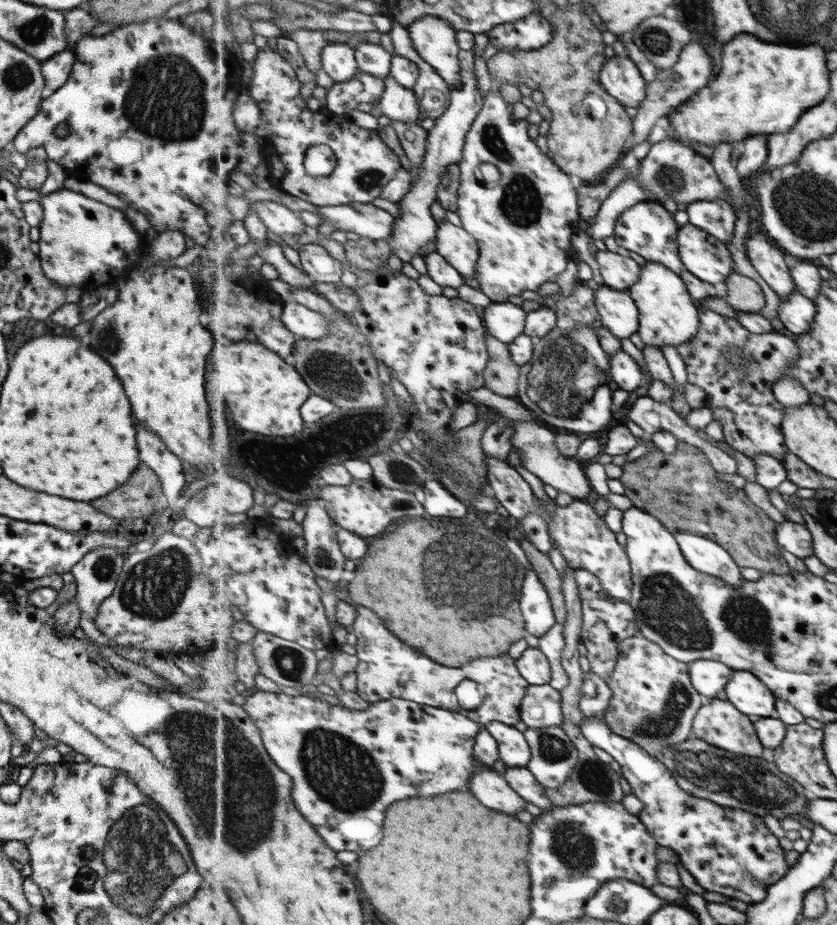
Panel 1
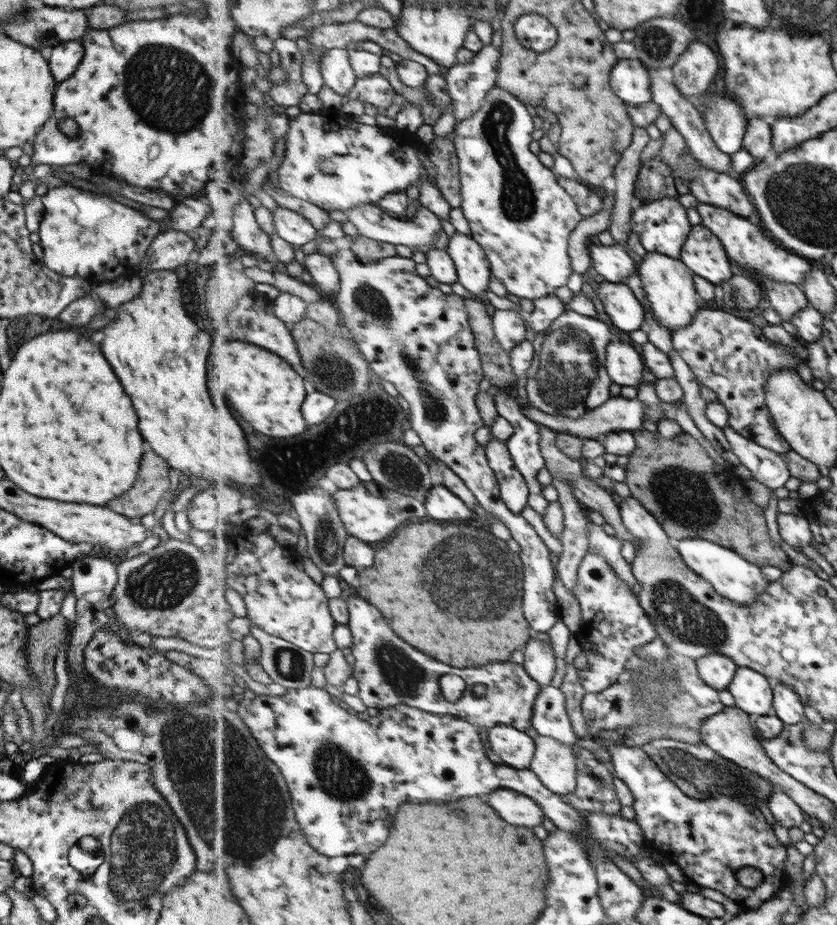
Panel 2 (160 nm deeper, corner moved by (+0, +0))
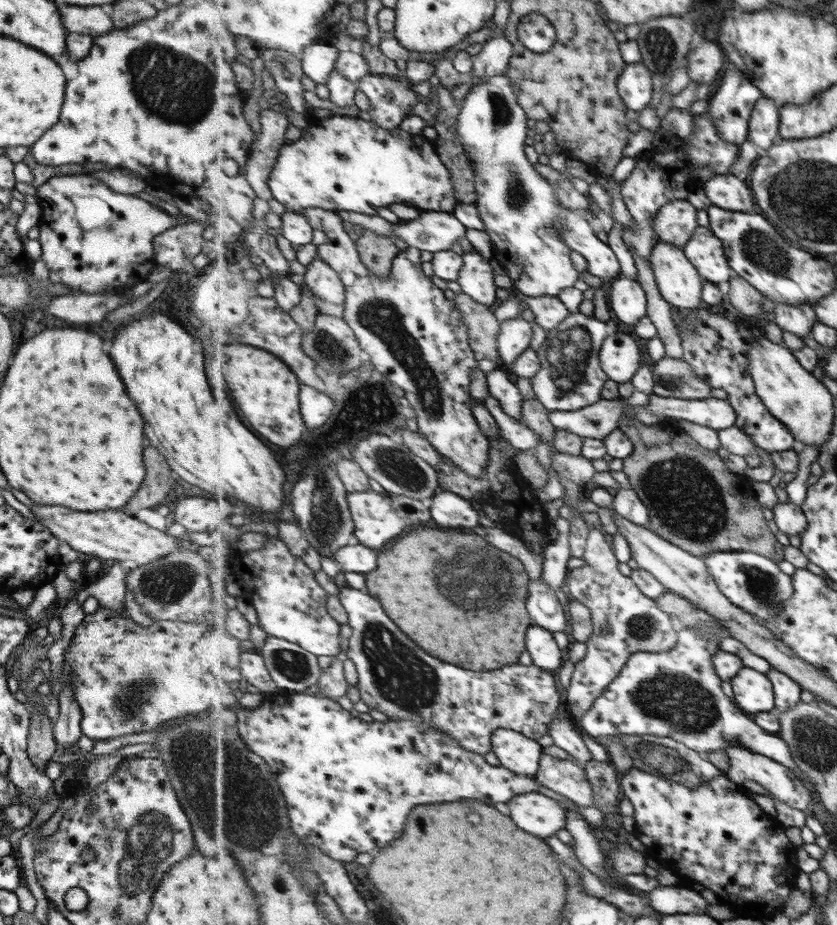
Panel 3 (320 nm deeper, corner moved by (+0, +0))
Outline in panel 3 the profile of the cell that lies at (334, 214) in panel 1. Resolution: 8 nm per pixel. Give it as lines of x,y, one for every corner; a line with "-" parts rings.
422,211
420,218
397,222
392,236
403,239
409,247
434,254
451,250
465,234
467,227
453,213

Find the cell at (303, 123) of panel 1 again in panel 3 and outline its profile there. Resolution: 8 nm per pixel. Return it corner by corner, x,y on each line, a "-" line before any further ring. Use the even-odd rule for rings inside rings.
333,114
317,126
307,126
295,142
283,144
279,158
271,171
268,185
274,198
288,207
289,211
301,213
306,208
321,208
325,210
377,215
374,210
390,208
392,204
411,204
421,211
453,213
459,204
451,171
439,156
433,141
425,136
413,135
401,126
387,130
376,122
362,120
359,117
-
303,194
311,206
303,205

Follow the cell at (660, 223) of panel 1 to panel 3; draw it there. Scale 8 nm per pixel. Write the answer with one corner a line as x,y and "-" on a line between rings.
674,200
660,210
654,227
660,242
683,248
699,225
697,208
687,200

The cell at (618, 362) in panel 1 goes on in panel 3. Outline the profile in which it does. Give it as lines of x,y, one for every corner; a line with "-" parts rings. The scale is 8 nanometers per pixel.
616,331
605,339
600,352
602,369
618,383
631,382
644,357
633,336

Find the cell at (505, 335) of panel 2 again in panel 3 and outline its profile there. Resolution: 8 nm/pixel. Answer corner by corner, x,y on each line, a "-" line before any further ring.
512,318
501,322
498,338
500,357
506,364
513,364
528,348
533,340
533,324
522,318

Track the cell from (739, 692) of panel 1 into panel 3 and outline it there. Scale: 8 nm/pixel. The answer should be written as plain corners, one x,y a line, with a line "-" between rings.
743,667
731,680
736,704
750,715
775,711
773,681
768,673

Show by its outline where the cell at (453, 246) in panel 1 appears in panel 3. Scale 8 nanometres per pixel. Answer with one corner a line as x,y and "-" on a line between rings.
474,250
470,253
462,253
462,257
466,262
458,281
462,291
472,296
477,302
494,309
498,299
495,270
491,262

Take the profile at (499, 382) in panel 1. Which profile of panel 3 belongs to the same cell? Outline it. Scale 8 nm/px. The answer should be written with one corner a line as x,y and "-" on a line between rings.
463,291
456,295
455,301
470,329
470,345
478,359
488,358
493,362
501,361
498,338
502,324
494,313
494,309
477,302

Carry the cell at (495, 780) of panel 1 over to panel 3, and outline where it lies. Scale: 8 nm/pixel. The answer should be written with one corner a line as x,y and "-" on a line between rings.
532,792
516,796
509,808
519,828
541,838
555,836
567,826
567,808
545,794

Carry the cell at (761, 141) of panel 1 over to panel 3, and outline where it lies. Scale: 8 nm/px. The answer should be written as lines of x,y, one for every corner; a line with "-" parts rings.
761,97
752,112
749,140
763,156
780,138
781,113
776,100

